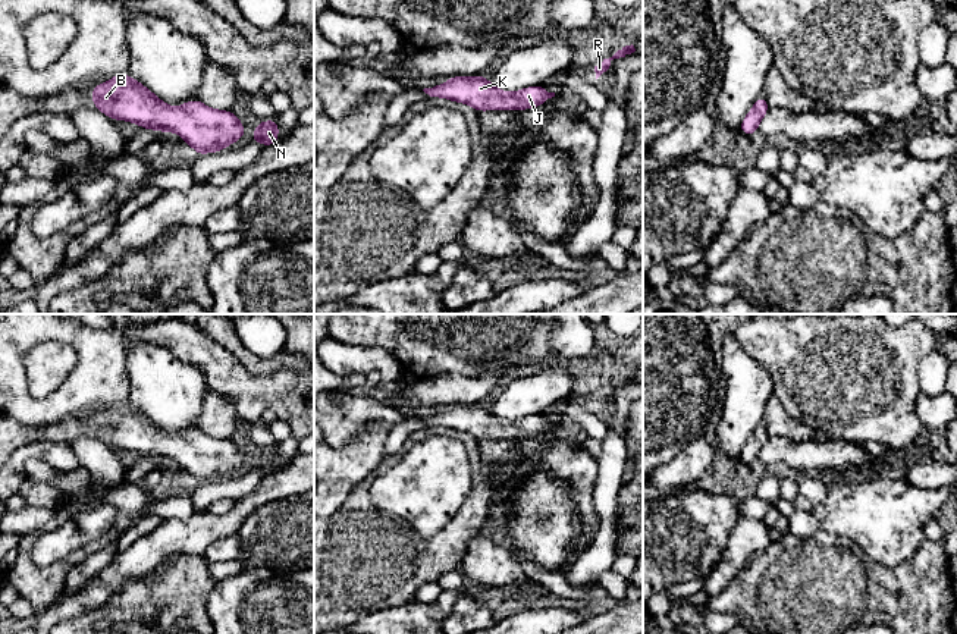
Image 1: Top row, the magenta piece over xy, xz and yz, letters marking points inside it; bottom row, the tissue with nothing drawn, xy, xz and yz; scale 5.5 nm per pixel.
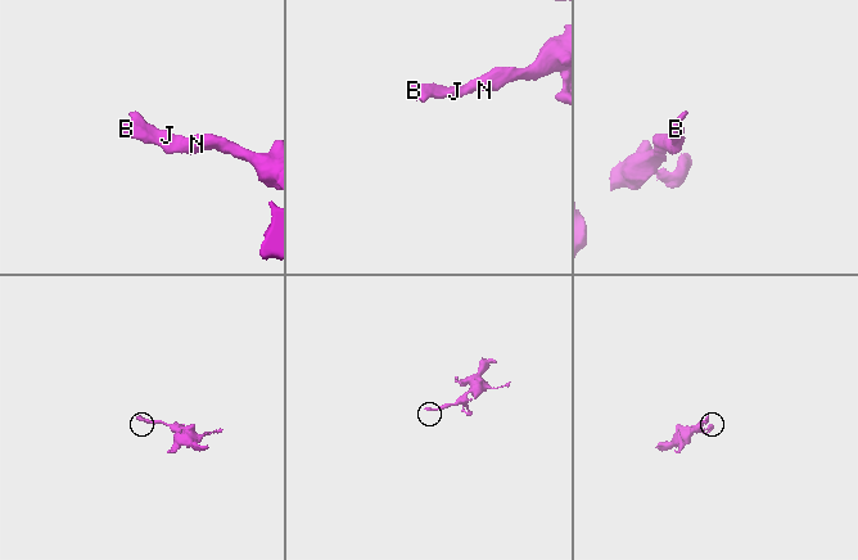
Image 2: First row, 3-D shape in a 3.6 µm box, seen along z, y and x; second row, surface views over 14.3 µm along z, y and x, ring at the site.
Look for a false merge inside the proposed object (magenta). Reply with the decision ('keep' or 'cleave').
keep

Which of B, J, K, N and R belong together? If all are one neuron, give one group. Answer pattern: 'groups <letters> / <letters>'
groups B J K N R

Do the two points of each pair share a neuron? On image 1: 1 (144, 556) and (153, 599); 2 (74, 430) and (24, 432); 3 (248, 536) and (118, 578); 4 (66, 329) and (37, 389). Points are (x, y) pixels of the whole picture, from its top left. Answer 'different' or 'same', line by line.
1: different
2: same
3: different
4: different

